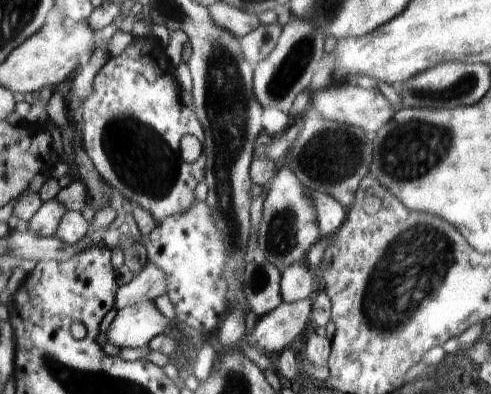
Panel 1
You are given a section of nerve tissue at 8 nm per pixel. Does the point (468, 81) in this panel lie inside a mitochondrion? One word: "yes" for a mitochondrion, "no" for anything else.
yes

